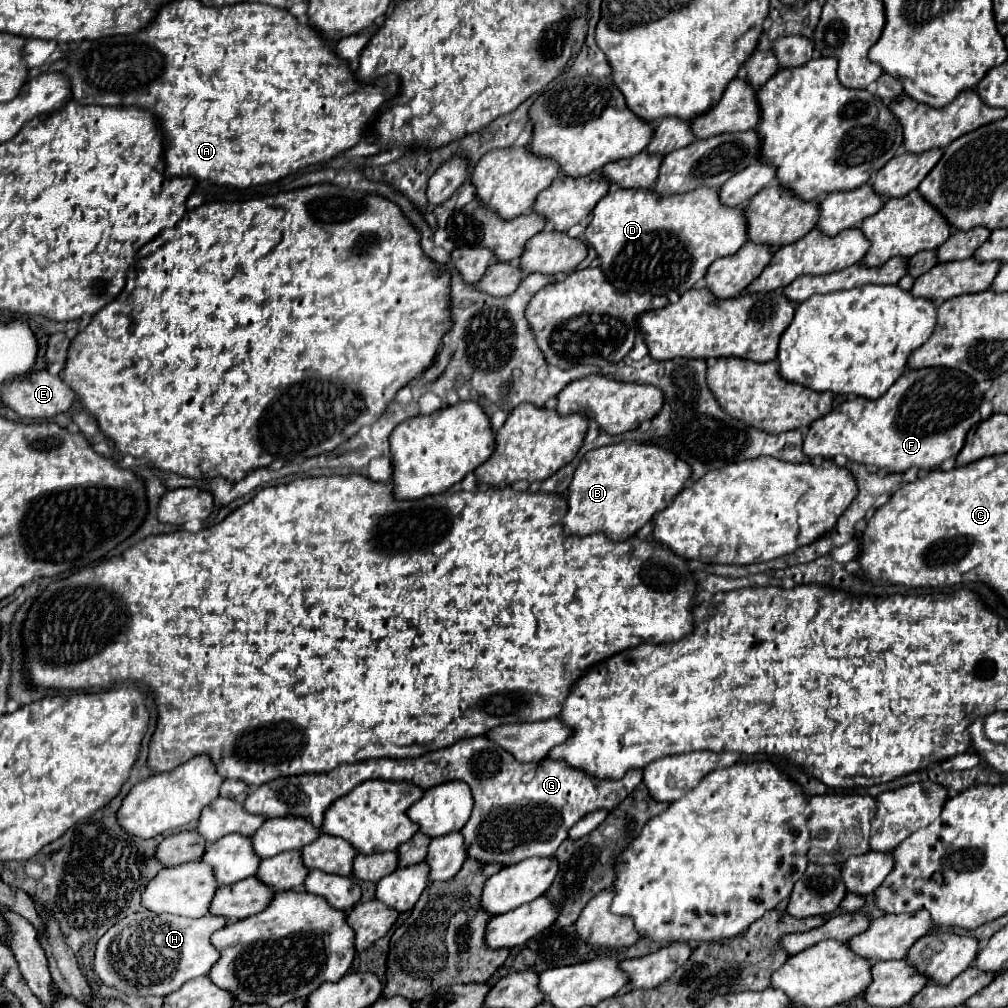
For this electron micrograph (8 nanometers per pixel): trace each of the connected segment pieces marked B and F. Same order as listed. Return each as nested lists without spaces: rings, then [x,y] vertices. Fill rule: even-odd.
[[[625,440],[587,452],[569,486],[569,512],[565,516],[565,532],[587,536],[595,532],[607,534],[611,540],[635,536],[657,512],[665,510],[671,500],[687,486],[691,478],[689,464],[667,448]]]
[[[957,368],[907,370],[877,402],[855,396],[843,402],[843,412],[829,412],[815,420],[805,436],[803,452],[809,458],[843,454],[877,470],[889,468],[893,474],[909,468],[927,472],[961,452],[967,432],[981,422],[981,398],[977,382]]]

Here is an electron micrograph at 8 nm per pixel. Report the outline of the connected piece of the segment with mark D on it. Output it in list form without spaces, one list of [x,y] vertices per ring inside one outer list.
[[[613,188],[595,206],[585,242],[597,250],[603,260],[601,270],[617,290],[685,292],[705,276],[717,258],[735,254],[747,242],[747,220],[741,206],[721,204],[719,190],[693,190],[693,194],[657,198],[653,188]]]

